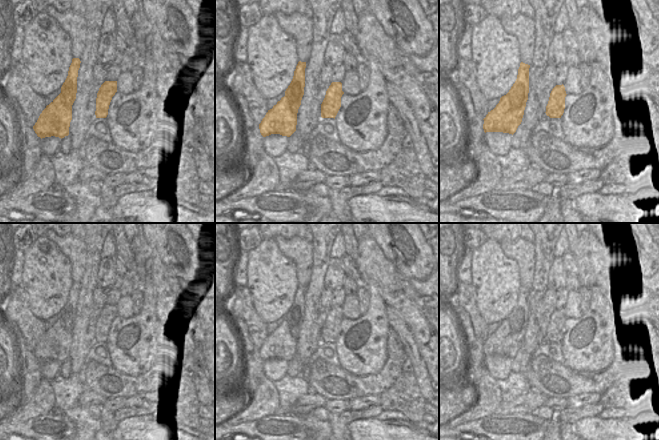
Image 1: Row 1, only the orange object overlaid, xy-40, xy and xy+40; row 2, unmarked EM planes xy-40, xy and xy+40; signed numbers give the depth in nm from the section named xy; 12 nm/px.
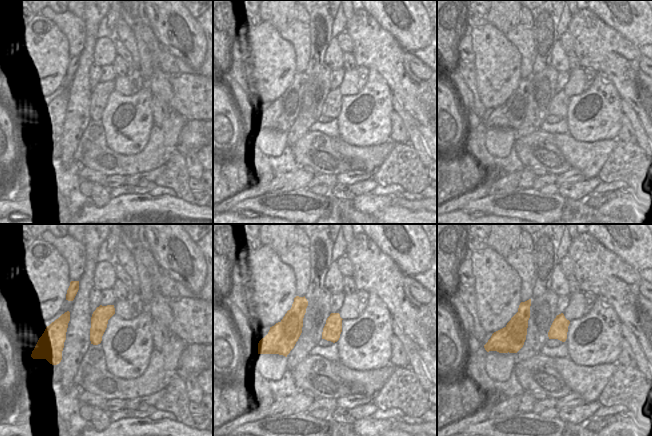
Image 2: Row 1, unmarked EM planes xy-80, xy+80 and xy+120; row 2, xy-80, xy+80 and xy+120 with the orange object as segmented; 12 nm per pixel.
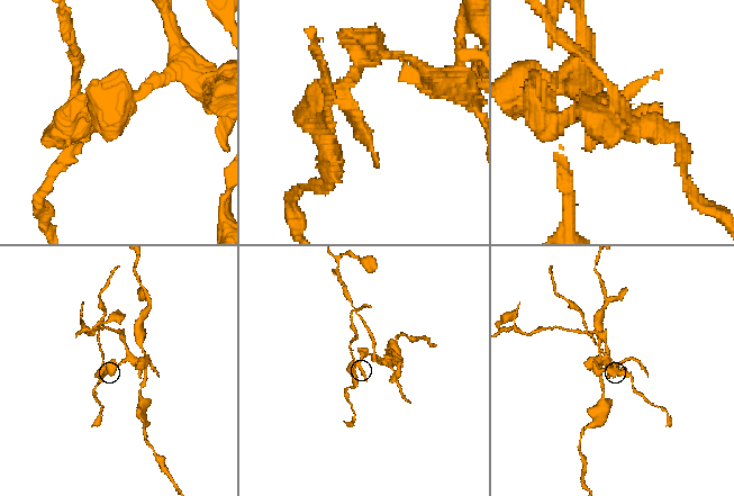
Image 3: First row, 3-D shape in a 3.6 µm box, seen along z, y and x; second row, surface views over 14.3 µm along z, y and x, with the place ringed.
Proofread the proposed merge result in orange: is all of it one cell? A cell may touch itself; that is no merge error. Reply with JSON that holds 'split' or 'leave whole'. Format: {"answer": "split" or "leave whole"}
{"answer": "split"}

